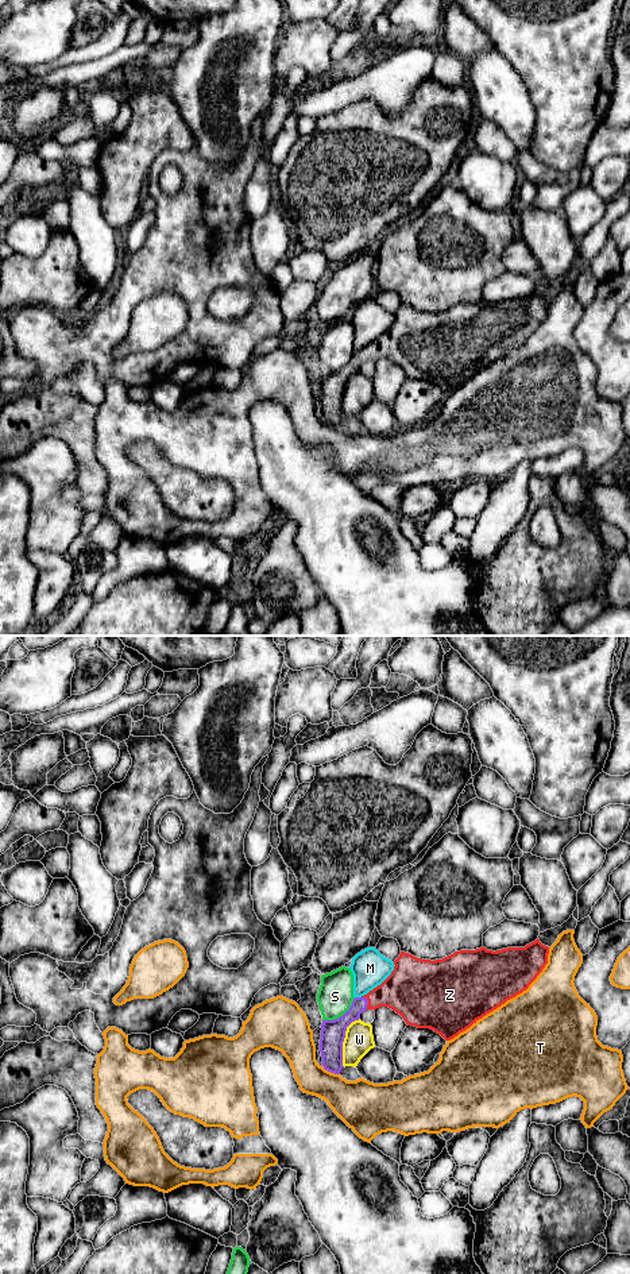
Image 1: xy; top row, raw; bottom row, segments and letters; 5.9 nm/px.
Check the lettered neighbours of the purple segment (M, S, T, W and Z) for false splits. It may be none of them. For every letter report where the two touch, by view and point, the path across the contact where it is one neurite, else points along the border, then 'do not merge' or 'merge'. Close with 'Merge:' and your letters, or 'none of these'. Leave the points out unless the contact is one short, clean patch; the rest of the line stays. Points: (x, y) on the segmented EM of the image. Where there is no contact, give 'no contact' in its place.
M: contact xy (358, 998); do not merge
S: contact xy (340, 1016); do not merge
T: contact xy (331, 1072); do not merge
W: contact xy (343, 1041); do not merge
Z: contact xy (367, 1002); way xy (336, 1029), (360, 1004), (367, 1002), (393, 992), (408, 991); merge
Merge: Z

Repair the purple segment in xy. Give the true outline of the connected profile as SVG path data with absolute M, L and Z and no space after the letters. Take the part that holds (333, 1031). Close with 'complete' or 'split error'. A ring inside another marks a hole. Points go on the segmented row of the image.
M537 938L525 947L502 950L460 950L442 960L421 960L401 951L394 970L376 988L355 997L349 1009L335 1020L322 1020L320 1051L325 1070L340 1074L343 1066L343 1042L347 1027L359 1020L366 1009L389 1007L399 1014L407 1026L430 1028L445 1041L451 1041L479 1019L529 988L548 964L549 947Z; split error

